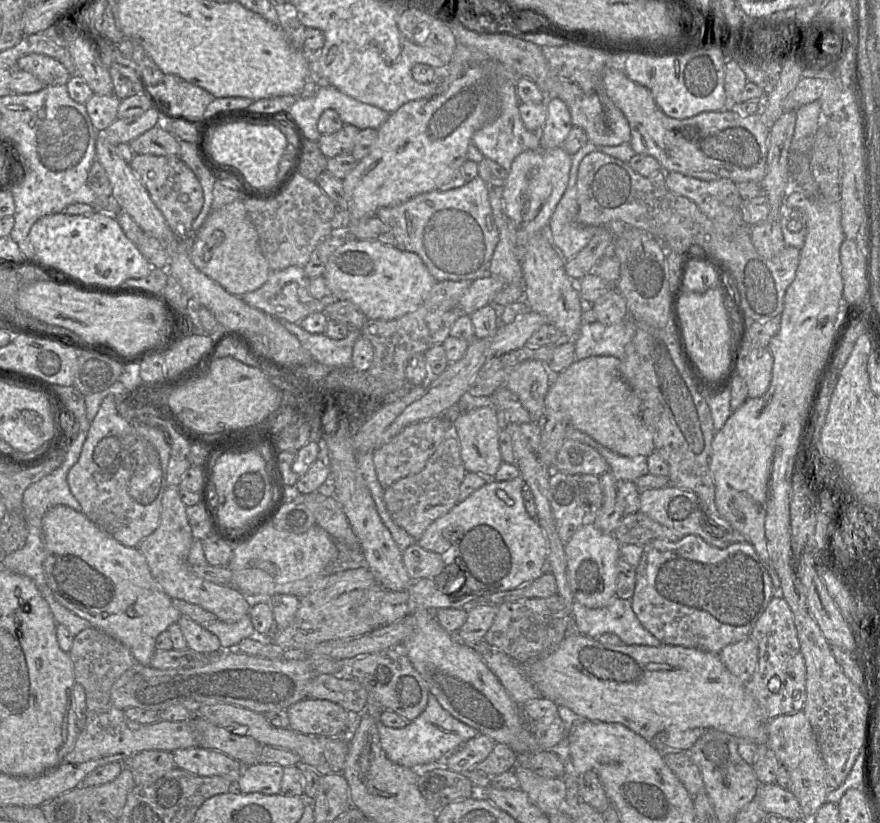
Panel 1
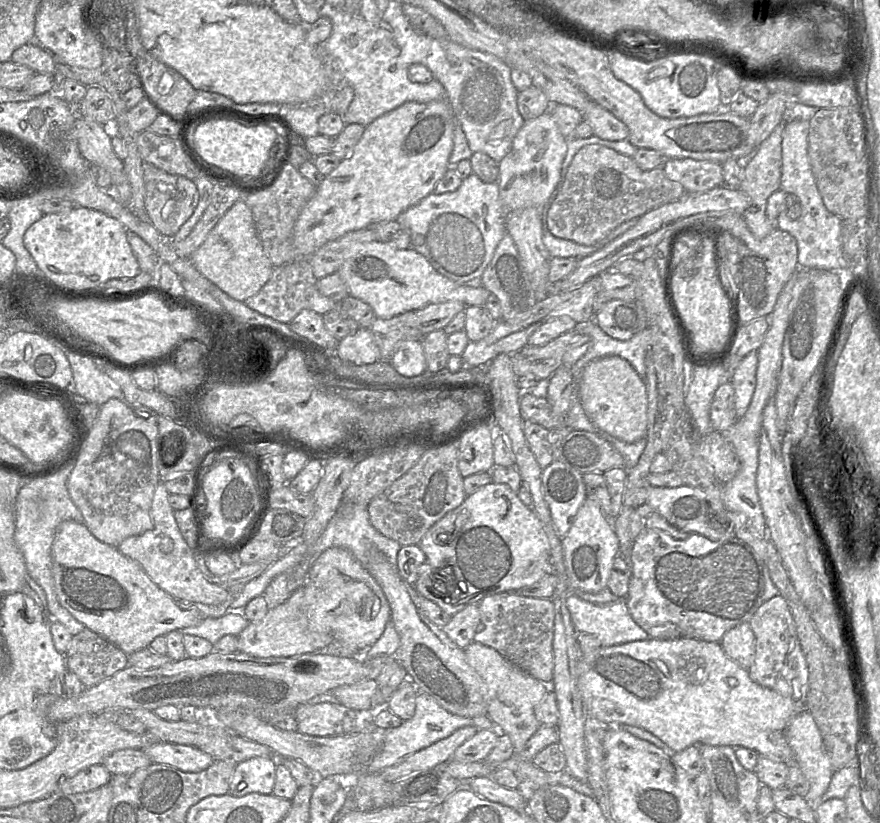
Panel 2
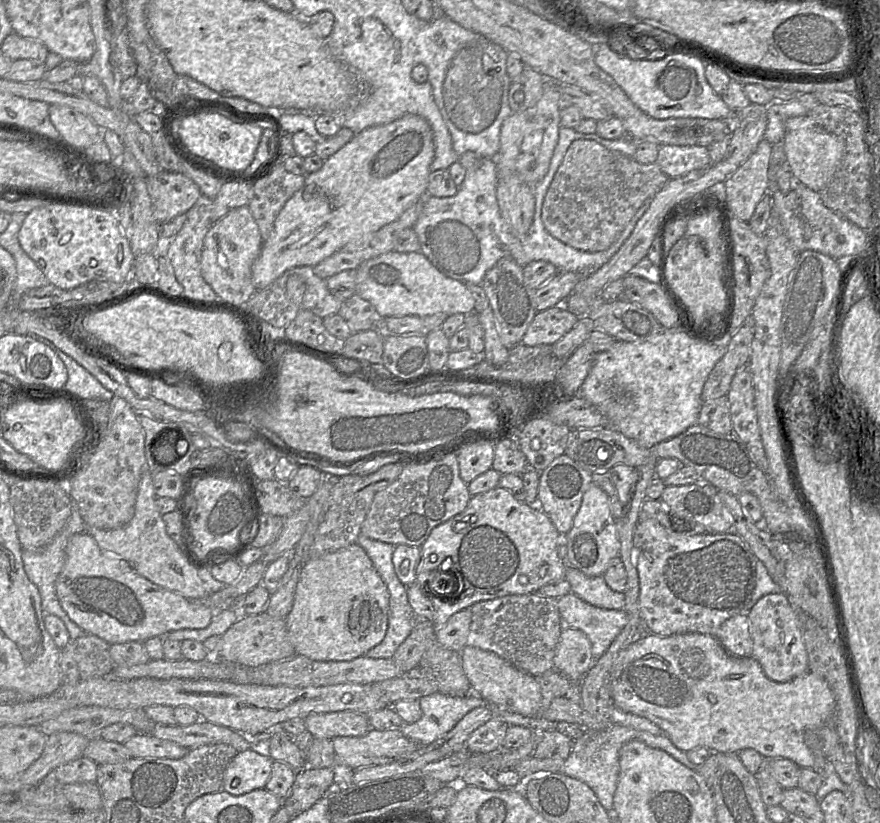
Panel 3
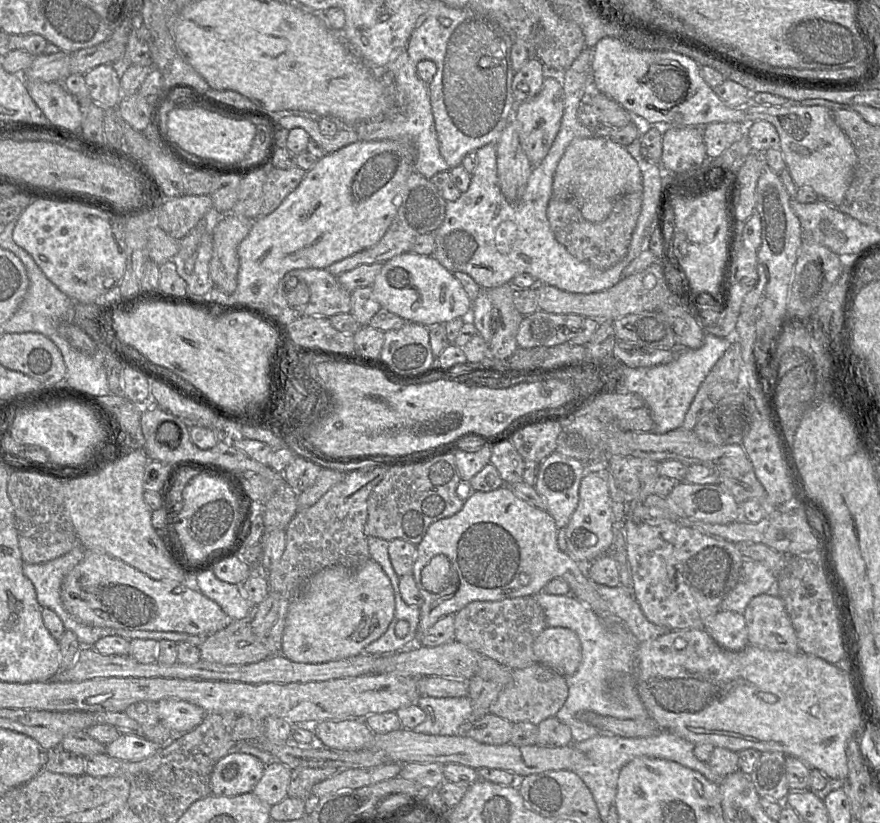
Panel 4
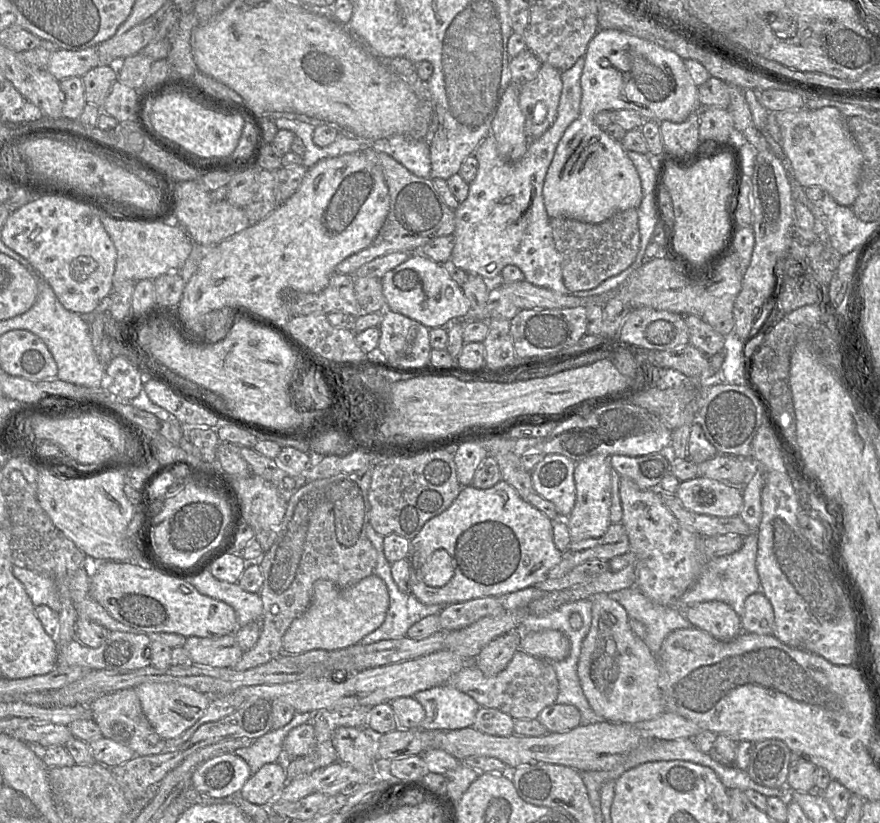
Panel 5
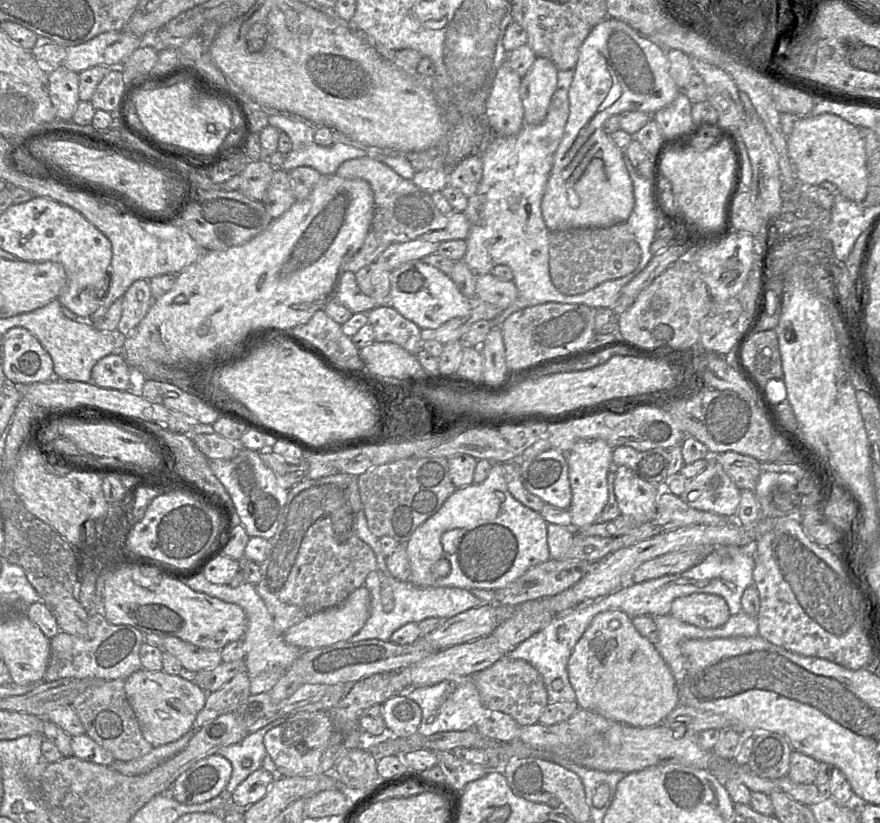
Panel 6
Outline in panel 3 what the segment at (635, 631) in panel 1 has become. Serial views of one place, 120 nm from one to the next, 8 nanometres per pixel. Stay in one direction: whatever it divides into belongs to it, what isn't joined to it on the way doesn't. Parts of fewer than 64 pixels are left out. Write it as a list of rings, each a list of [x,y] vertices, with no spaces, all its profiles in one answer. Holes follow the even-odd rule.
[[[571,592],[555,599],[555,602],[563,626],[581,630],[588,637],[594,660],[608,649],[627,624],[627,614],[623,609],[602,609]]]

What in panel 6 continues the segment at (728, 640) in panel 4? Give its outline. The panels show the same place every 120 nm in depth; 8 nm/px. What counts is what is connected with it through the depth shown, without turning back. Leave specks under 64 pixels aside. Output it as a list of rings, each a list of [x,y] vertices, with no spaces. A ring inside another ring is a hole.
[[[703,593],[676,598],[671,604],[670,615],[702,629],[718,628],[731,616],[729,607],[721,596]]]

